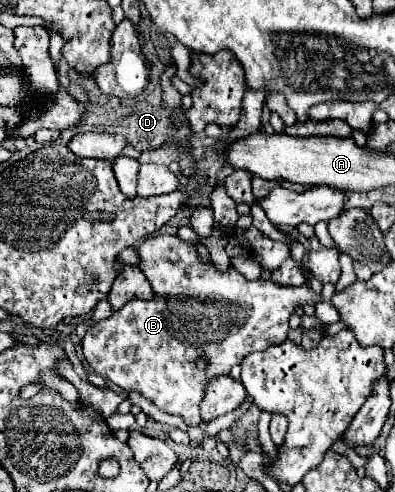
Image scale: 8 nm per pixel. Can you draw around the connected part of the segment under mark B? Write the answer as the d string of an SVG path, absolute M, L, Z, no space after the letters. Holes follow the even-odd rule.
M152 235L136 247L136 253L140 257L138 269L150 281L154 297L150 301L128 301L112 317L94 323L82 339L84 359L94 369L94 373L110 379L128 393L138 391L166 413L182 415L186 425L202 423L198 405L210 377L228 375L230 369L236 363L242 363L246 355L284 343L288 337L290 315L294 315L298 307L318 305L322 301L322 297L308 285L288 287L270 279L250 281L232 265L228 271L220 271L212 261L202 259L192 243L186 243L176 235ZM198 359L206 359L204 369L196 367Z

